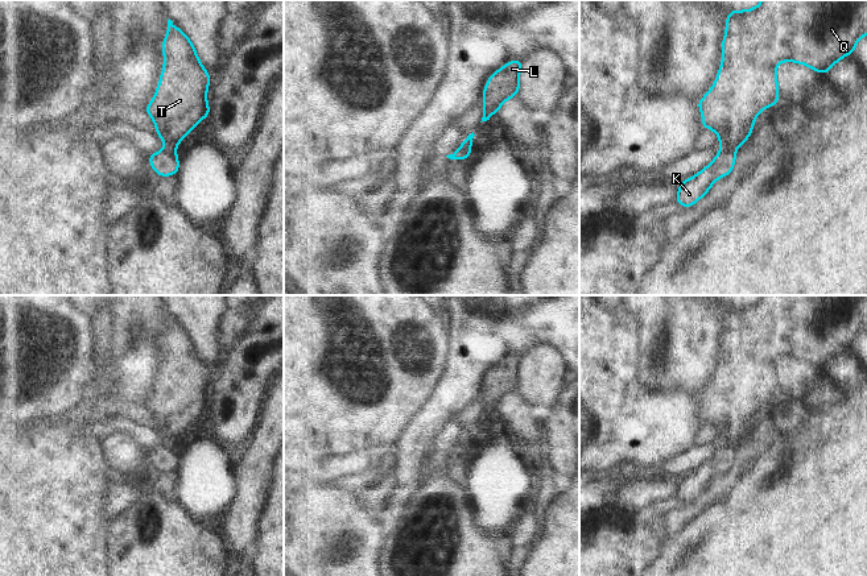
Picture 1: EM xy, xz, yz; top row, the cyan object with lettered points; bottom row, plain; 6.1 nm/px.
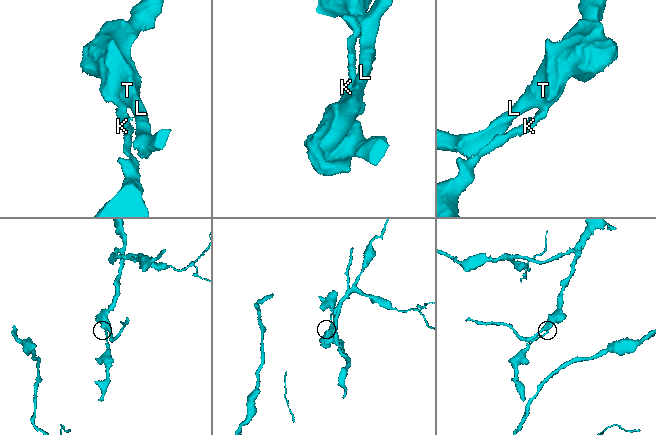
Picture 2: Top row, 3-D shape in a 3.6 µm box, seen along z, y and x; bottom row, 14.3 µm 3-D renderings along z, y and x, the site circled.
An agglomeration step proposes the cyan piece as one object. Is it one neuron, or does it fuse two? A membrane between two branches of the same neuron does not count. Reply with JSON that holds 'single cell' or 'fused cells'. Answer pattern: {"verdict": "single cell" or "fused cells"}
{"verdict": "fused cells"}

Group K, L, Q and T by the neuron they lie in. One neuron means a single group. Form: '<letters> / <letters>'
K / L Q T

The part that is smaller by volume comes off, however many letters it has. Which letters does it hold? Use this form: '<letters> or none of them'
K

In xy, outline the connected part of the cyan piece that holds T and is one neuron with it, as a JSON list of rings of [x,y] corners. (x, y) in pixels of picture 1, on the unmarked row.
[[[170,314],[161,345],[164,362],[156,389],[152,397],[145,401],[145,407],[156,419],[156,431],[164,436],[165,443],[176,446],[198,418],[210,411],[210,399],[207,398],[210,368],[201,359],[191,335]]]

